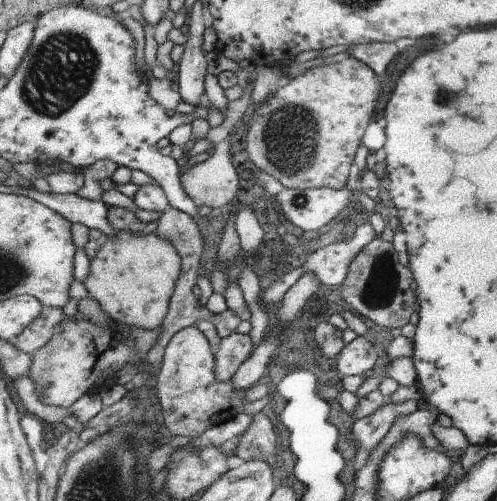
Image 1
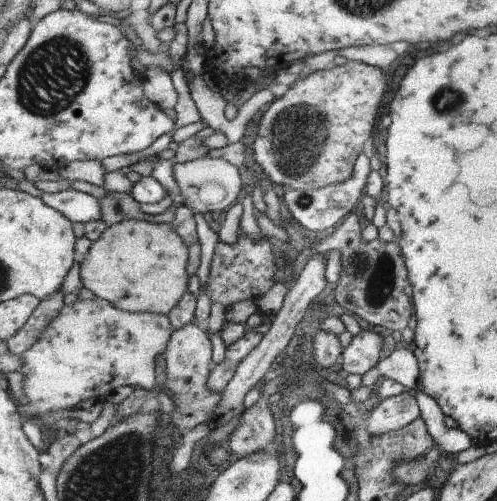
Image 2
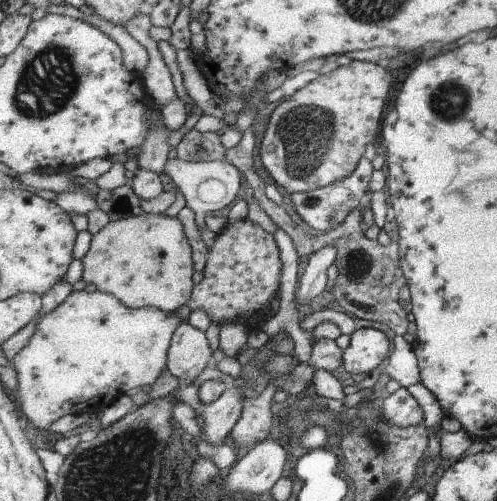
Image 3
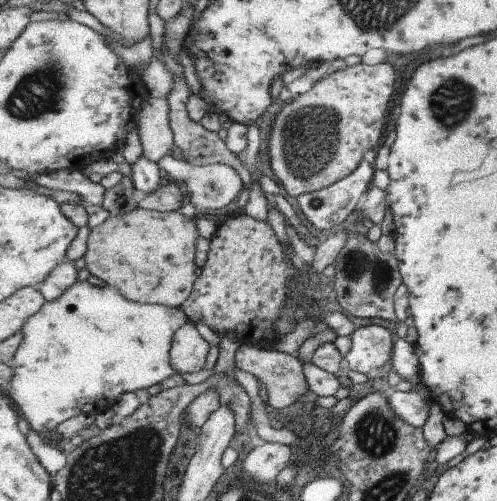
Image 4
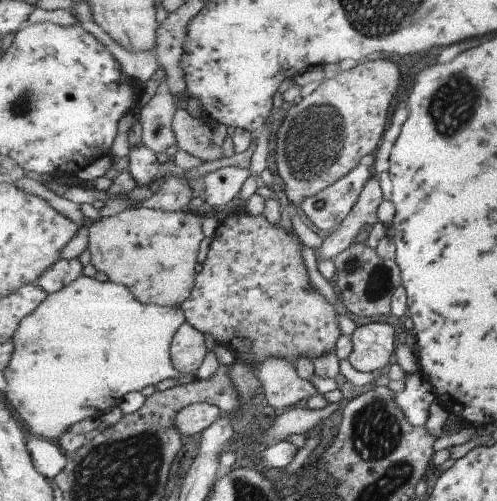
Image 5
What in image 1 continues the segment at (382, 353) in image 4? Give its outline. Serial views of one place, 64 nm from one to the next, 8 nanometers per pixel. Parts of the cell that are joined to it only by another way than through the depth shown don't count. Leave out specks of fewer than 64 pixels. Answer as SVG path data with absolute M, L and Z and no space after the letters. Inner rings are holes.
M364 335L356 337L341 351L337 368L343 375L358 374L367 376L379 360L379 354L371 340Z

